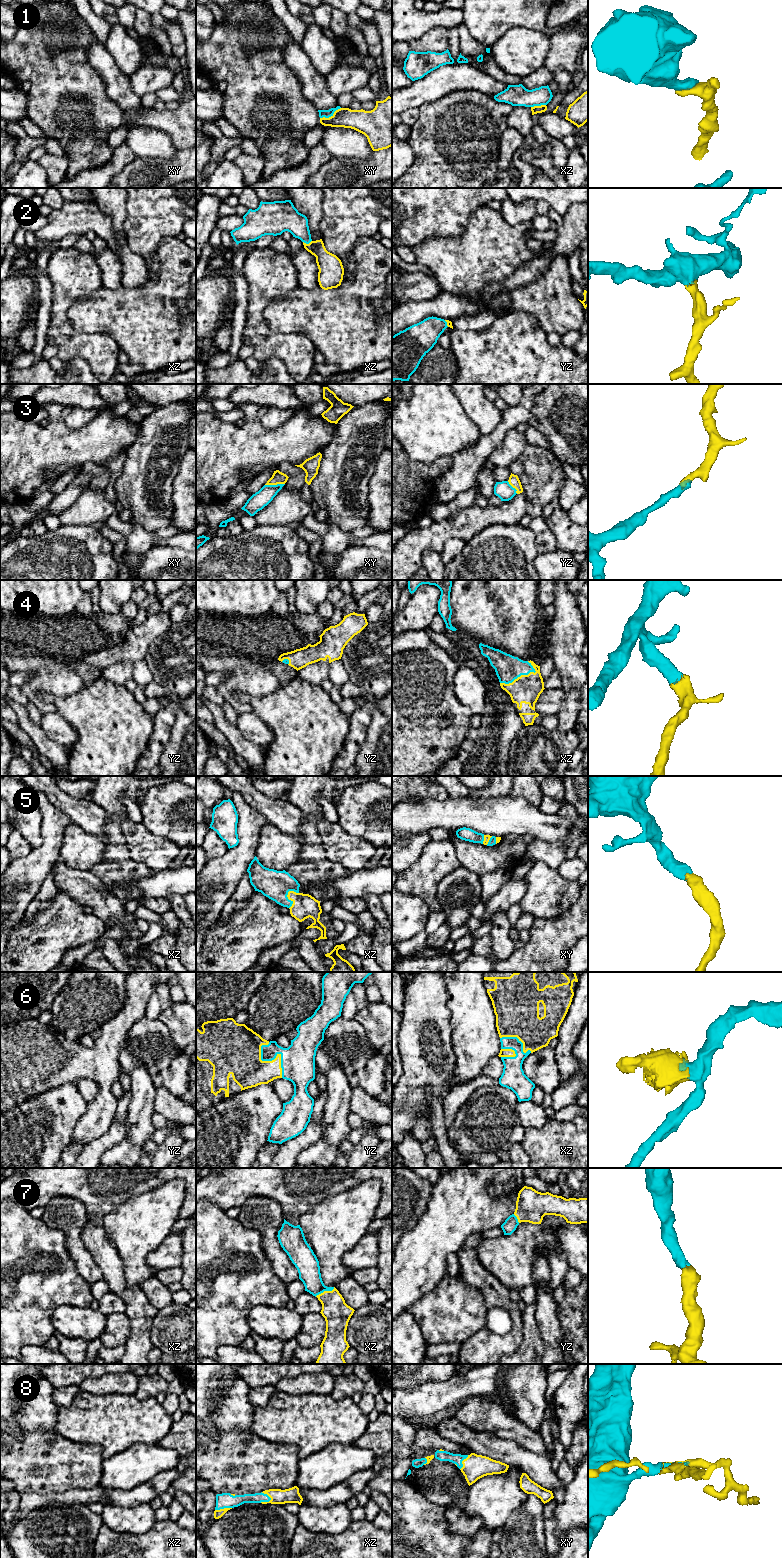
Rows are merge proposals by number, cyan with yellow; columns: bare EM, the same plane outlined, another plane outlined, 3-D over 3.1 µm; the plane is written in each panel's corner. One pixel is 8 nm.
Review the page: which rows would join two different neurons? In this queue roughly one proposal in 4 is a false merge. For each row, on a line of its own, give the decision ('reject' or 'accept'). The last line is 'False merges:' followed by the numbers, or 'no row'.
1: reject
2: accept
3: accept
4: accept
5: accept
6: accept
7: accept
8: accept
False merges: 1

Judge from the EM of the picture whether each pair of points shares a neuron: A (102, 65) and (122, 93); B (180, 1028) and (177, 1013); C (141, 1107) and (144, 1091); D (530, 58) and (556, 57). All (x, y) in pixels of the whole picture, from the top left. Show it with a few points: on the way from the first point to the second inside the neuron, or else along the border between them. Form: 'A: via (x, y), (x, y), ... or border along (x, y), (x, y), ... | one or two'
A: via (109, 72), (118, 86) | one
B: via (180, 1024), (180, 1017) | one
C: via (142, 1103), (143, 1095) | one
D: border along (550, 34), (550, 50), (543, 65) | two

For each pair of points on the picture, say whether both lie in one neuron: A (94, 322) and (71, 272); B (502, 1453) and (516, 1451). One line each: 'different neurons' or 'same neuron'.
A: different neurons
B: same neuron

